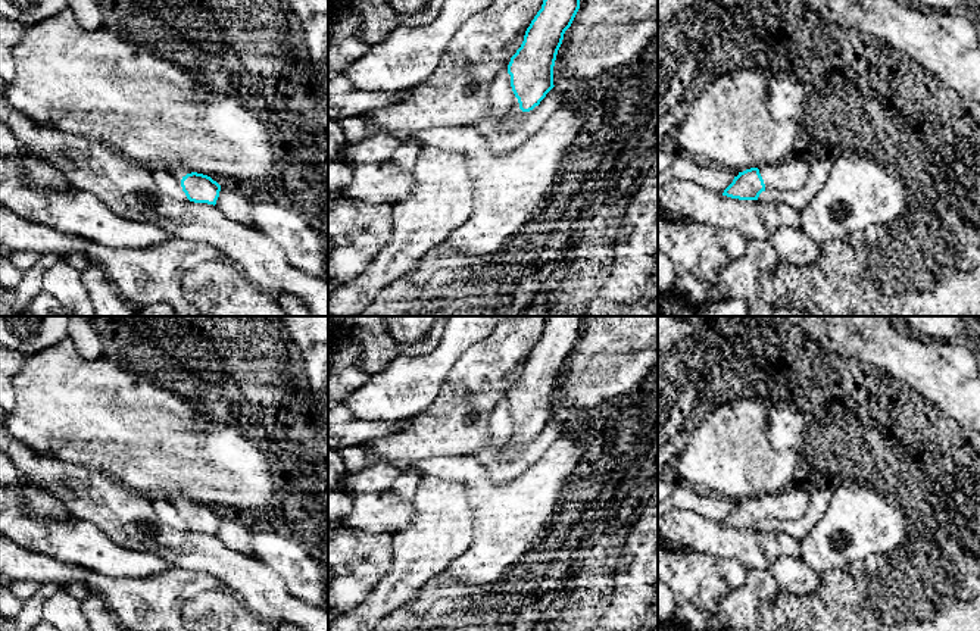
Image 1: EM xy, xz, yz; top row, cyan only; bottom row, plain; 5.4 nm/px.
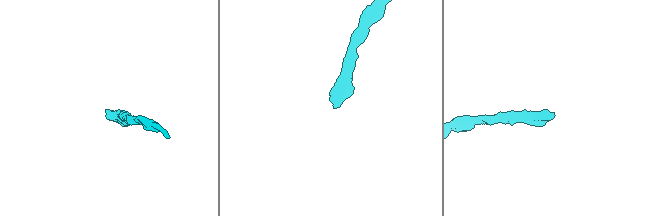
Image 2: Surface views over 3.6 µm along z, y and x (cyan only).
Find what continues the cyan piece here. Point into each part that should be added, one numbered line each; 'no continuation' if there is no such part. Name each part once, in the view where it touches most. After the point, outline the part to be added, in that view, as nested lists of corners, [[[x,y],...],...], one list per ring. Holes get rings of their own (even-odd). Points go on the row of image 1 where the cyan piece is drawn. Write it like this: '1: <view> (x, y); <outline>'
1: xz (514, 116); [[[515,99],[515,103],[508,109],[506,116],[502,119],[502,128],[503,129],[514,129],[516,128],[525,118],[528,112],[522,112],[519,109],[518,99]]]

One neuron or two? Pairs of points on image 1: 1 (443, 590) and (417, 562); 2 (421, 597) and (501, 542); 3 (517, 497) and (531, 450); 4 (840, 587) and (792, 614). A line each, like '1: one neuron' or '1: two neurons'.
1: two neurons
2: two neurons
3: two neurons
4: one neuron

